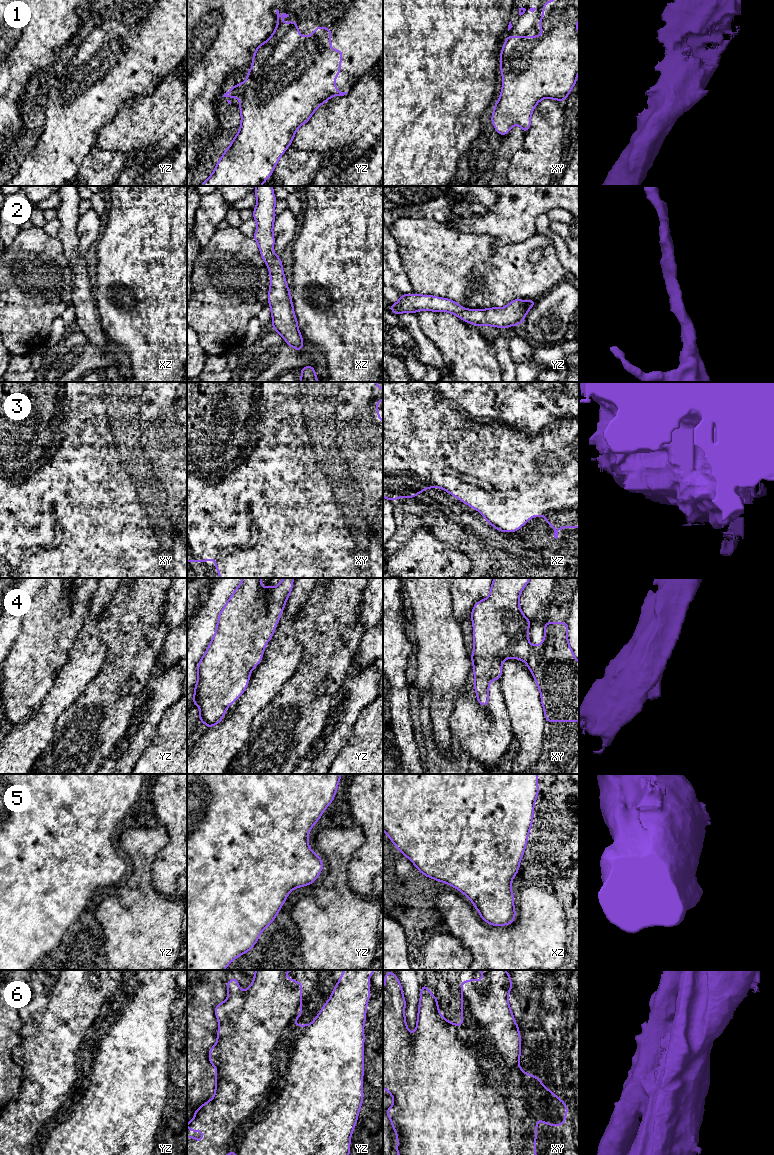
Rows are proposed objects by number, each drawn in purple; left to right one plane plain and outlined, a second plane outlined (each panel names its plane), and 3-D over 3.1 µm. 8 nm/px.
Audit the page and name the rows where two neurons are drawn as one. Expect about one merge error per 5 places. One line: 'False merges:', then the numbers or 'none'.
False merges: 6

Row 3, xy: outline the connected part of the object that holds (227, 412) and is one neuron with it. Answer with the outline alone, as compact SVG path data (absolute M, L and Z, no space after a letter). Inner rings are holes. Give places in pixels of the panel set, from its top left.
M187 382L187 562L207 562L207 561L209 561L209 560L210 560L210 559L212 559L212 558L214 558L214 559L215 559L215 569L216 569L216 570L218 570L218 571L219 571L219 578L383 578L383 421L382 421L382 420L381 420L381 419L380 419L380 418L379 418L379 409L378 409L378 408L377 408L377 407L376 407L376 405L377 405L377 404L378 404L378 403L379 403L379 402L380 402L380 401L381 401L381 400L382 400L382 399L383 399L383 388L377 388L377 387L376 387L376 384L377 384L377 382Z

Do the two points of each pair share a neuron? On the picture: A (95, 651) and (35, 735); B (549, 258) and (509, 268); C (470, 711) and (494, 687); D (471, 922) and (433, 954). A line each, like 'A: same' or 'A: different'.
A: same
B: same
C: same
D: different

